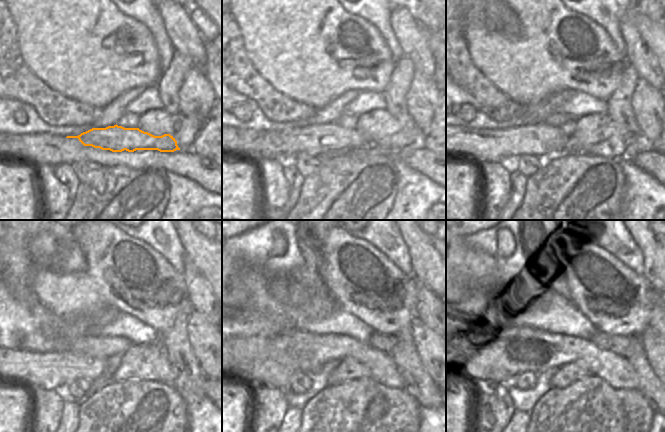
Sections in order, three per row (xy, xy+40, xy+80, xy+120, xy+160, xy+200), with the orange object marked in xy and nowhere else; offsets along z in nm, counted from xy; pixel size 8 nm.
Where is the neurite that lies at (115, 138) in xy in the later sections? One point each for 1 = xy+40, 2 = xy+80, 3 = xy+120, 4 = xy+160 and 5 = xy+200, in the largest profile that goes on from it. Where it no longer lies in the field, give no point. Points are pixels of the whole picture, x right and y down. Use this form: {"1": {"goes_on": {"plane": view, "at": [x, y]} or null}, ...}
{"1": {"goes_on": {"plane": "xy+40", "at": [319, 139]}}, "2": {"goes_on": {"plane": "xy+80", "at": [539, 140]}}, "3": {"goes_on": {"plane": "xy+120", "at": [54, 372]}}, "4": {"goes_on": {"plane": "xy+160", "at": [250, 367]}}, "5": {"goes_on": {"plane": "xy+200", "at": [468, 362]}}}

